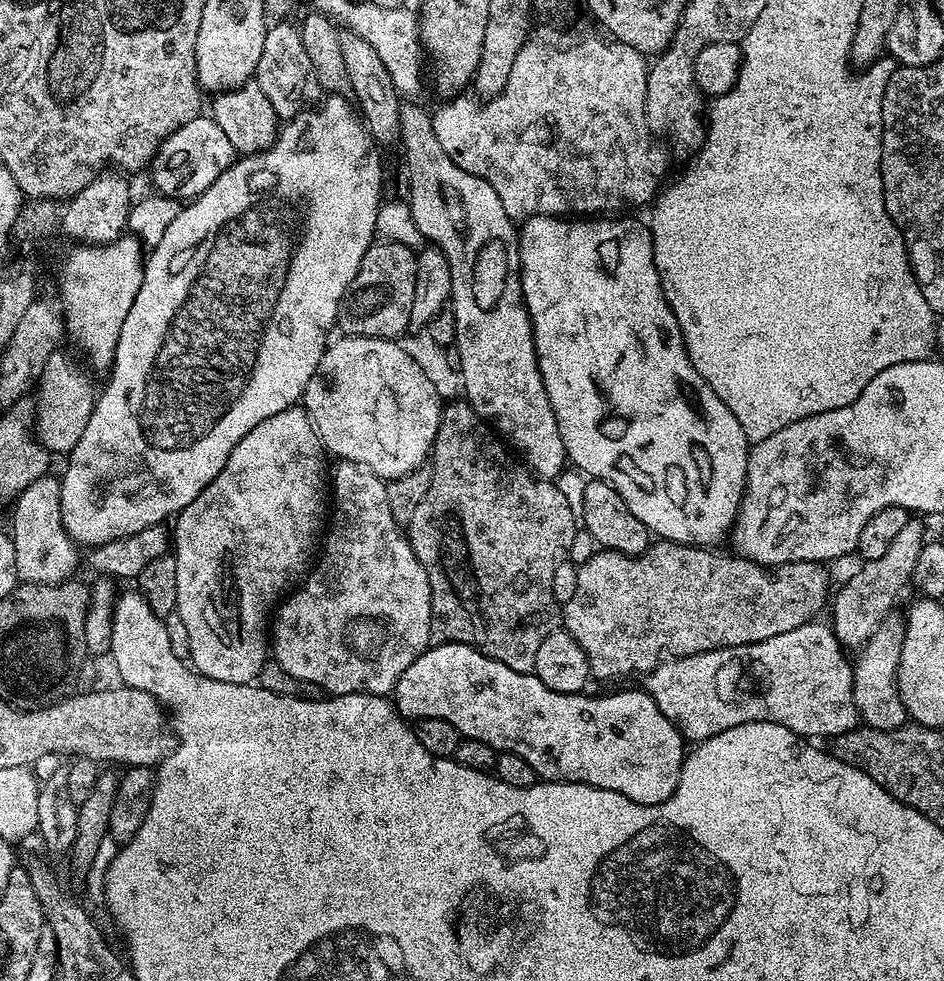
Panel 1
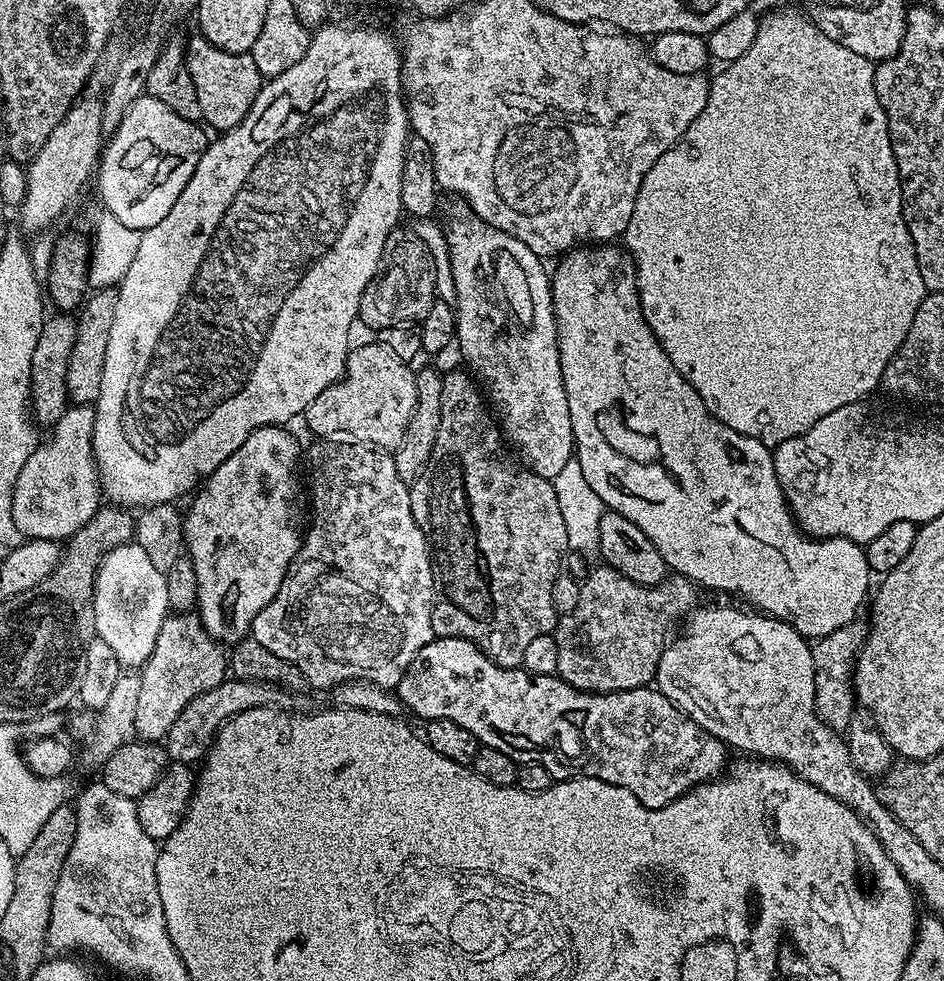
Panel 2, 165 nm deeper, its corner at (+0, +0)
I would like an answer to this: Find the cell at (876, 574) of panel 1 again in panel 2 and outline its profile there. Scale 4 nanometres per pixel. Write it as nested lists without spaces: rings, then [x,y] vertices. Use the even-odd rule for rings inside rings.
[[[853,622],[819,637],[812,644],[816,713],[818,718],[822,718],[826,727],[837,734],[847,733],[852,717],[858,708],[858,697],[852,687],[852,674],[856,666],[856,657],[859,656],[860,647],[865,639],[865,625]]]

